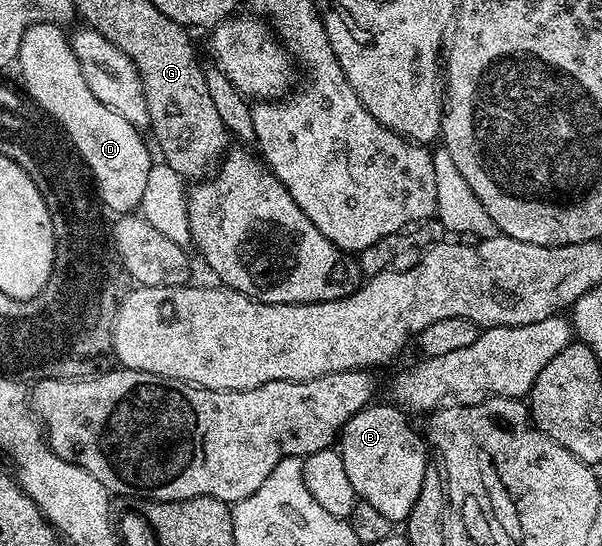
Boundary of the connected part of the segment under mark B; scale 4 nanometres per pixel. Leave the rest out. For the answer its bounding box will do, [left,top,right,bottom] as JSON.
[338,405,430,524]

